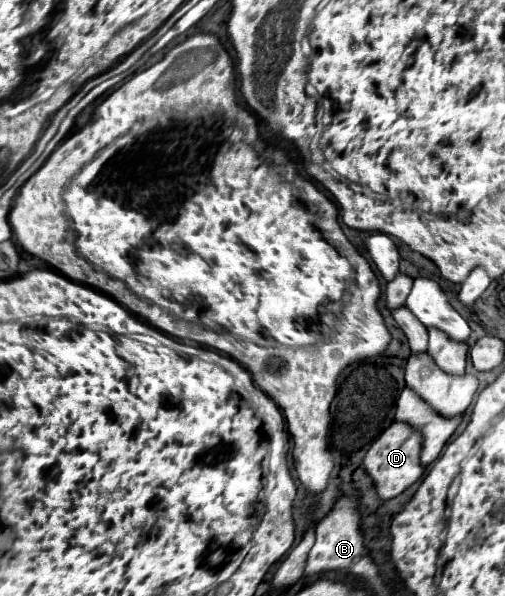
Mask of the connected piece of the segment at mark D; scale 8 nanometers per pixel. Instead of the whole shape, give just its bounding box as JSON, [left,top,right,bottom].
[365,423,427,499]

